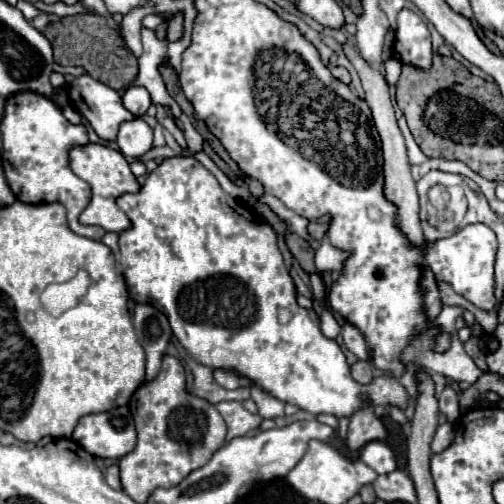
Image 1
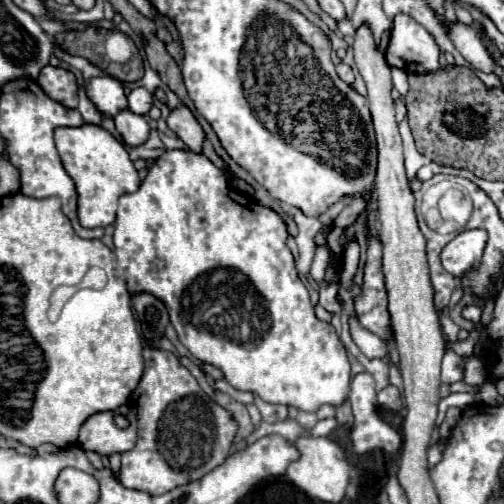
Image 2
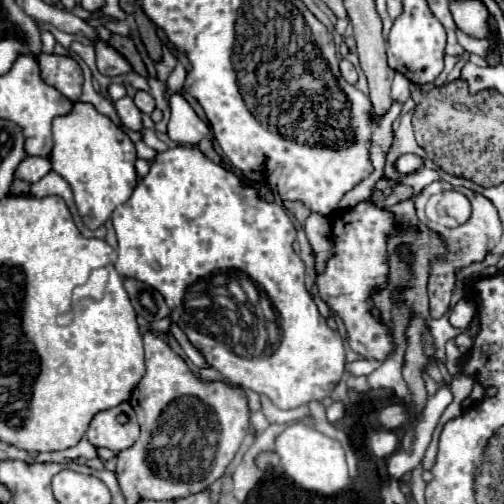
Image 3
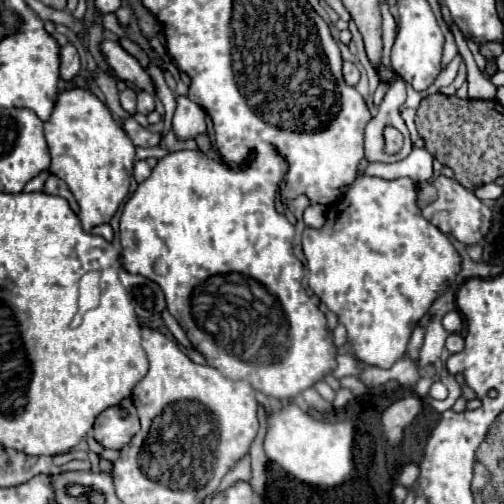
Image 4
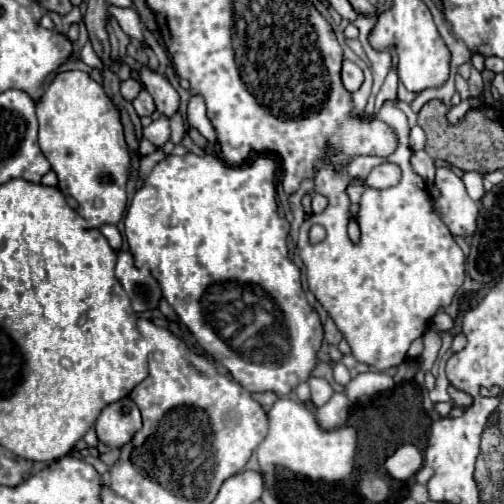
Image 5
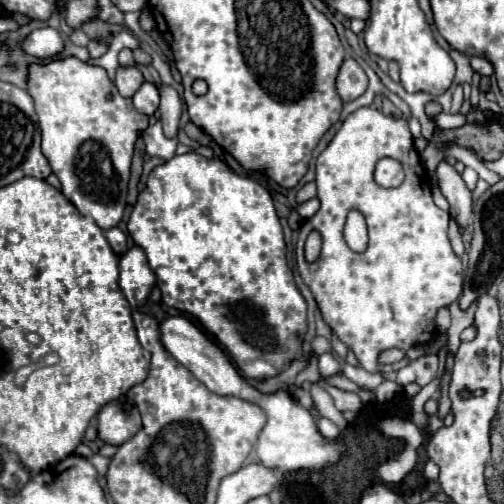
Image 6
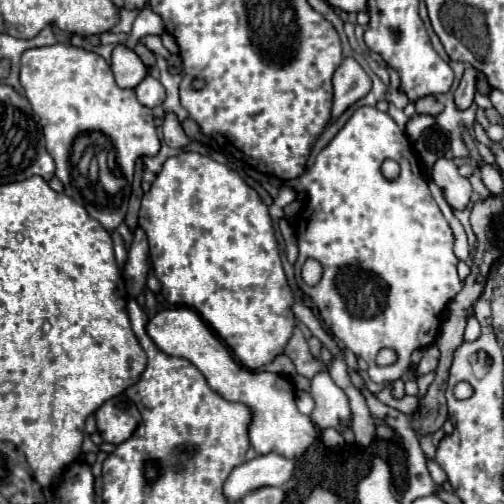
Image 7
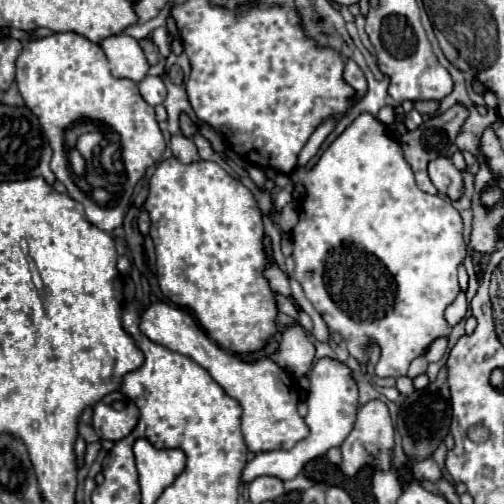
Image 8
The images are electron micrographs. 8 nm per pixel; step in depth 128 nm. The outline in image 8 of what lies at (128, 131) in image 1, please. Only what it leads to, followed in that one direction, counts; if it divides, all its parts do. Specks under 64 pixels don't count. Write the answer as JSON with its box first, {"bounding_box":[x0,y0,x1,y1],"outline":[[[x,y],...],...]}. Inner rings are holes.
{"bounding_box":[102,36,148,82],"outline":[[[110,36],[102,42],[102,50],[110,60],[112,76],[128,78],[132,82],[144,80],[148,74],[148,60],[138,46],[138,42],[130,36]]]}

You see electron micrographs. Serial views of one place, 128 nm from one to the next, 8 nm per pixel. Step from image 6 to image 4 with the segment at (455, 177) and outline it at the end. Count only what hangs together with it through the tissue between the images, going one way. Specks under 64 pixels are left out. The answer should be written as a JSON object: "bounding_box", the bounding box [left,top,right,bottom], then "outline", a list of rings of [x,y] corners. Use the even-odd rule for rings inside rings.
{"bounding_box":[422,176,492,246],"outline":[[[438,176],[434,180],[434,186],[438,190],[438,198],[428,208],[422,210],[424,218],[428,222],[432,222],[436,228],[448,230],[458,242],[462,242],[466,246],[478,244],[484,238],[484,232],[488,232],[488,228],[492,226],[492,208],[488,208],[480,198],[476,198],[474,192],[460,186],[454,178]]]}

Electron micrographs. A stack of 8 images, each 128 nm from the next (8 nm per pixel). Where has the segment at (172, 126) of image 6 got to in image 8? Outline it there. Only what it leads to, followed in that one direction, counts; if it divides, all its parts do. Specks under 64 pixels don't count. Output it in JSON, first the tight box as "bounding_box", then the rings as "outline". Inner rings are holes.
{"bounding_box":[170,134,200,164],"outline":[[[174,134],[174,136],[170,138],[170,150],[174,152],[174,156],[176,156],[180,162],[186,162],[186,164],[200,158],[194,142],[192,142],[190,138],[182,136],[182,134]]]}

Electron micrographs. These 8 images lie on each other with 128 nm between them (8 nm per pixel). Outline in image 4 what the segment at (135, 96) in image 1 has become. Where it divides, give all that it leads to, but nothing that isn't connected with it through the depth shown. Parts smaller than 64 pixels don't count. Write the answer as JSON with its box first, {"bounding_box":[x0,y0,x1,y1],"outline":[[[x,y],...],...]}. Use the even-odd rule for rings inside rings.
{"bounding_box":[136,90,154,114],"outline":[[[142,90],[142,92],[138,94],[138,106],[136,106],[136,108],[138,108],[140,114],[150,114],[150,112],[154,110],[154,96]]]}

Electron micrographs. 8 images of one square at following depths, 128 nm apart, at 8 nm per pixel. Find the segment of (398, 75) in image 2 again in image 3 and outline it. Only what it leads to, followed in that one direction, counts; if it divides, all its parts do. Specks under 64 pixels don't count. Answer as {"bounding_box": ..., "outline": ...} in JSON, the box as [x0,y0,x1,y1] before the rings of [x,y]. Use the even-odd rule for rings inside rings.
{"bounding_box":[392,74,410,102],"outline":[[[396,74],[394,78],[394,84],[392,84],[392,100],[398,100],[398,102],[406,102],[410,98],[410,80],[404,76],[404,74]]]}

